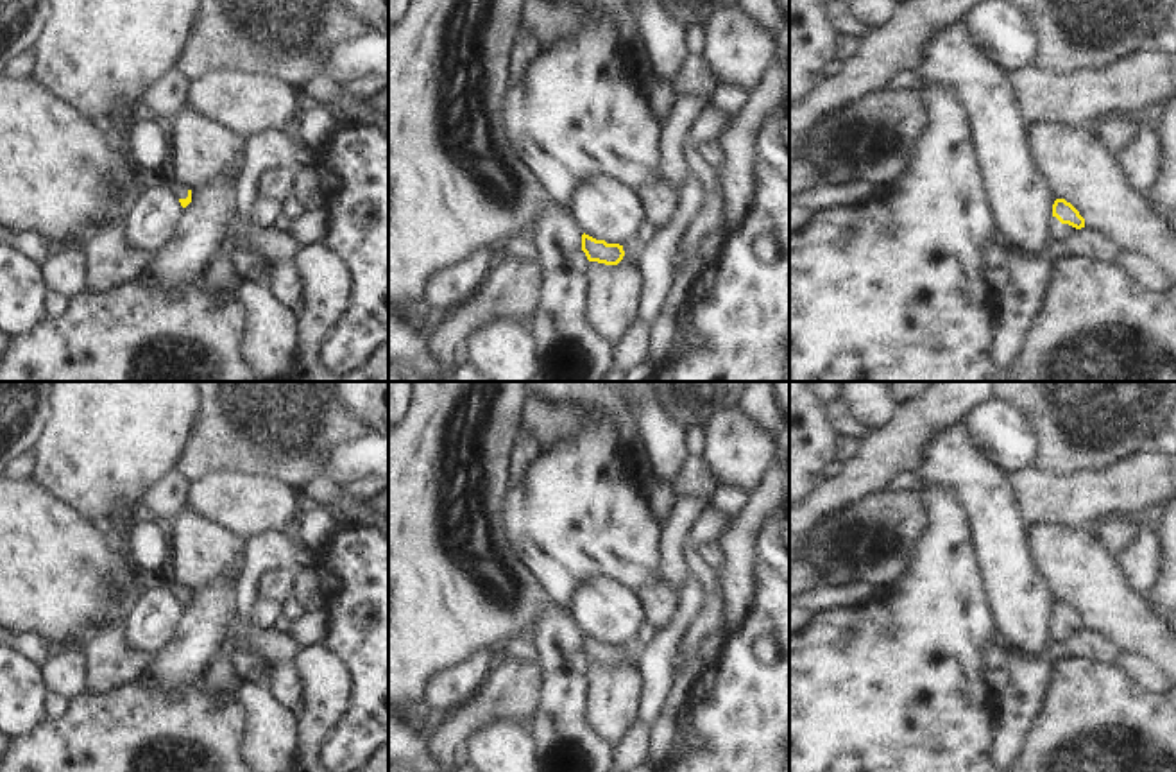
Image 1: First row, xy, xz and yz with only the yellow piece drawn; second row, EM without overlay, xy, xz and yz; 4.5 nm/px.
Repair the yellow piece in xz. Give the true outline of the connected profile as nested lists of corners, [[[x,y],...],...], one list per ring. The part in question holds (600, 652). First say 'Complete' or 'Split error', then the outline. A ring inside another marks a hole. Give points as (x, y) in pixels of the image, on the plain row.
Split error. [[[584,634],[582,652],[585,654],[589,663],[605,666],[618,666],[619,663],[623,663],[625,666],[637,666],[637,647],[634,641],[619,647],[607,645],[605,641],[596,641]]]

